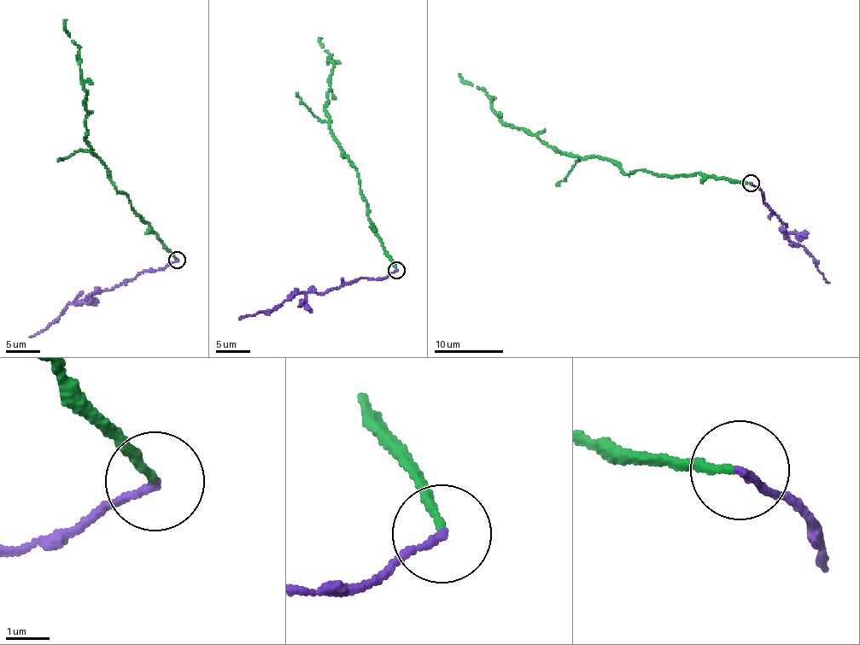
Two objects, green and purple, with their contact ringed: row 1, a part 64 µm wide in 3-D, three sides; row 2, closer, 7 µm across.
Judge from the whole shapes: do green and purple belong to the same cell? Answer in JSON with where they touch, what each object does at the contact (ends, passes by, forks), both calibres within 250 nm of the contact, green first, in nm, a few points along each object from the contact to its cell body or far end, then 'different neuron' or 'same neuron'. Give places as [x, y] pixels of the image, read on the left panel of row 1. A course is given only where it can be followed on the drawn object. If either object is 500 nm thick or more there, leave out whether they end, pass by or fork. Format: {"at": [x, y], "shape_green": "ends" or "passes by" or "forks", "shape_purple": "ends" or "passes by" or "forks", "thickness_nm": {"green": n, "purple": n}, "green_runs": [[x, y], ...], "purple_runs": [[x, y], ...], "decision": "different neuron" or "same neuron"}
{"at": [177, 260], "shape_green": "ends", "shape_purple": "ends", "thickness_nm": {"green": 160, "purple": 160}, "green_runs": [[177, 259], [137, 213], [125, 192], [119, 191], [86, 141], [86, 90], [79, 49], [66, 30], [63, 20]], "purple_runs": [[177, 259], [164, 267], [141, 272], [108, 290], [88, 294], [83, 300], [68, 303], [59, 317], [29, 337]], "decision": "different neuron"}

